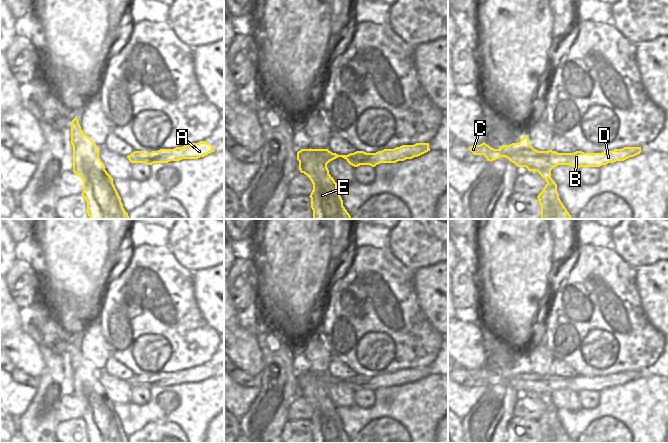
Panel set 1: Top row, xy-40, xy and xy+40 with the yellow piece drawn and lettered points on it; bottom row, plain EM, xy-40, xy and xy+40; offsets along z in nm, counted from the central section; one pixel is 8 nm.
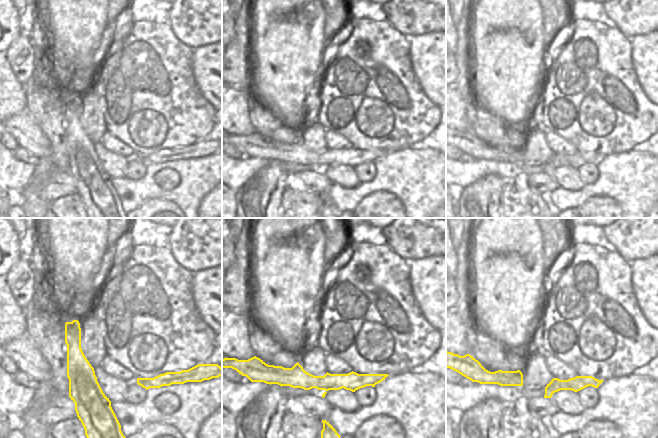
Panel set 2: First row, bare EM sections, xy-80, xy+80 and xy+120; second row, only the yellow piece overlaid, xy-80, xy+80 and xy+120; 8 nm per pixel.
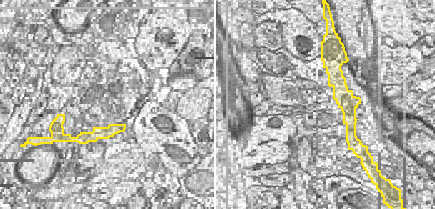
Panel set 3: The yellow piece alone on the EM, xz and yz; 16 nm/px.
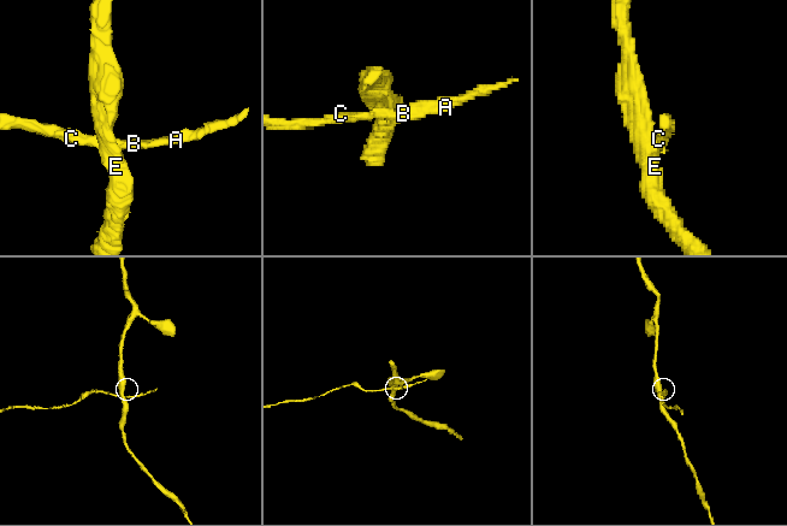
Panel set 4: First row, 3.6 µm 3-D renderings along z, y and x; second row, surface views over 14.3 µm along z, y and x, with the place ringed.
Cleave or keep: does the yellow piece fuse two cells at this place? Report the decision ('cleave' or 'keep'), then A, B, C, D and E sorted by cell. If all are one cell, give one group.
cleave; groups A B C D / E

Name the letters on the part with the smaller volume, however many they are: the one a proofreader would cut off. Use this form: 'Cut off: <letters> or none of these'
Cut off: A, B, C, D

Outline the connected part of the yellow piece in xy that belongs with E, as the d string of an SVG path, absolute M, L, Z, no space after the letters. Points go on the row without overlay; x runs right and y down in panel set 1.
M300 377L299 394L312 406L310 418L313 443L351 443L343 430L337 407L329 398L327 389L312 377Z

